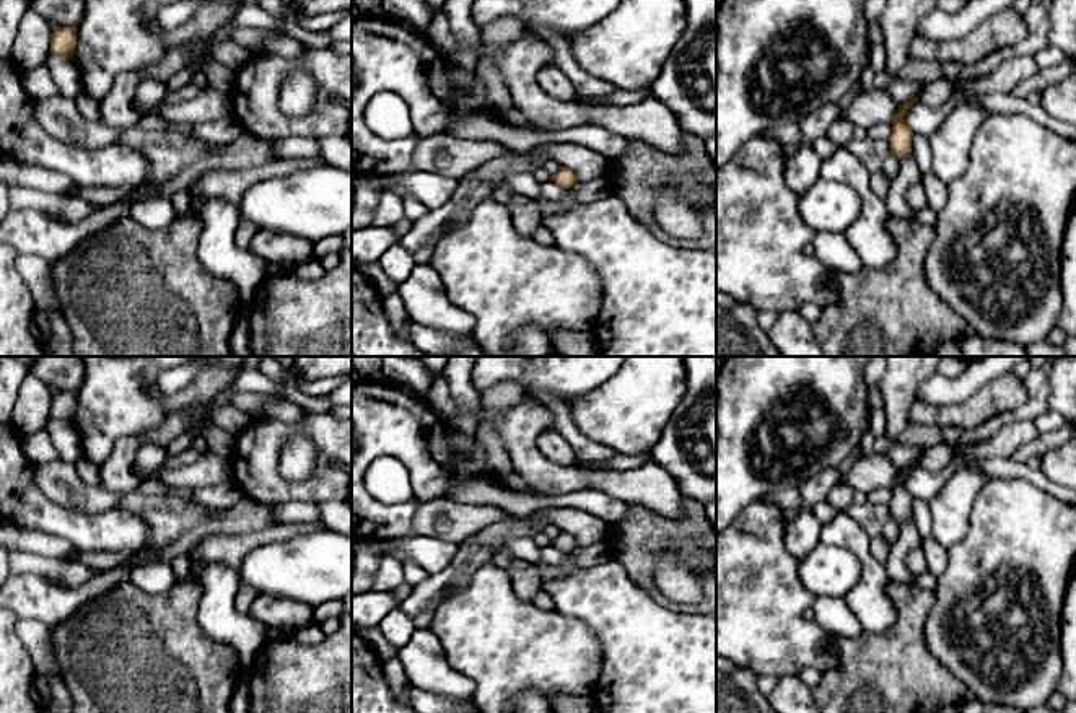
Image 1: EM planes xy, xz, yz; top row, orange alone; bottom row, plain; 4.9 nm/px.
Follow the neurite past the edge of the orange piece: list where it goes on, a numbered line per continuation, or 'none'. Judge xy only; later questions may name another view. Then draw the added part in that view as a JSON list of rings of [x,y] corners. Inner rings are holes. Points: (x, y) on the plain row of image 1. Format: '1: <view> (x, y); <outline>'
none

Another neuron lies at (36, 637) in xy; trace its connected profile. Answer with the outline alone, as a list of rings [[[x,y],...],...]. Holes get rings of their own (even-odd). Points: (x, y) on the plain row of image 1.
[[[18,619],[16,633],[26,646],[36,674],[47,684],[60,679],[60,667],[54,650],[52,628],[34,619]]]

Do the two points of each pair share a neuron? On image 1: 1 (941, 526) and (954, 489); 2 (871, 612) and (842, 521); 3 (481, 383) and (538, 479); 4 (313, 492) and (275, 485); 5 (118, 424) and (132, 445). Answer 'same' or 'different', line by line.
1: same
2: same
3: different
4: same
5: different

